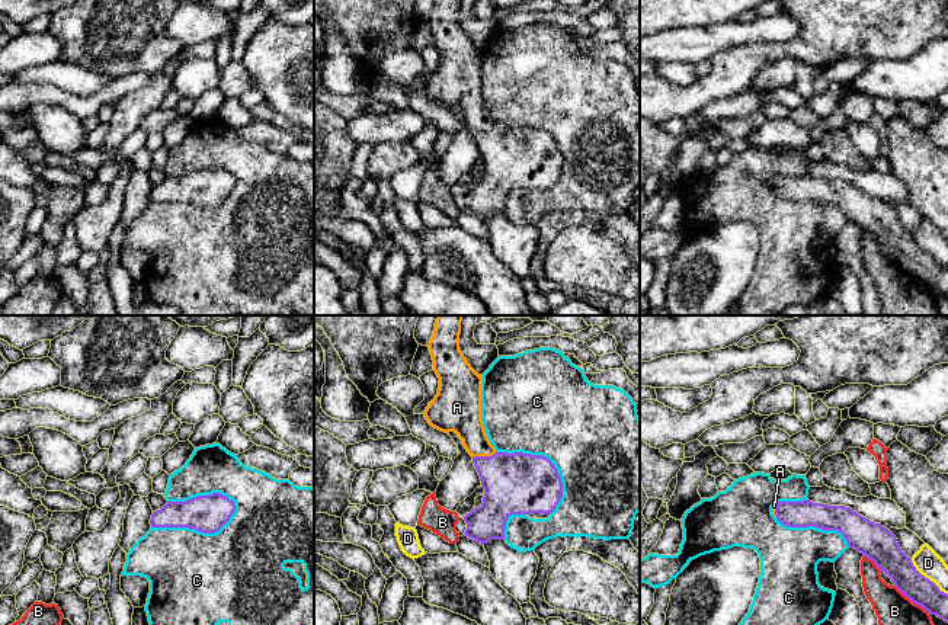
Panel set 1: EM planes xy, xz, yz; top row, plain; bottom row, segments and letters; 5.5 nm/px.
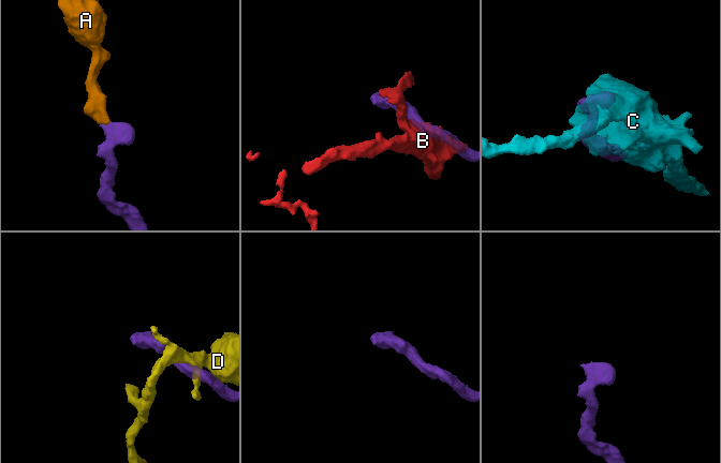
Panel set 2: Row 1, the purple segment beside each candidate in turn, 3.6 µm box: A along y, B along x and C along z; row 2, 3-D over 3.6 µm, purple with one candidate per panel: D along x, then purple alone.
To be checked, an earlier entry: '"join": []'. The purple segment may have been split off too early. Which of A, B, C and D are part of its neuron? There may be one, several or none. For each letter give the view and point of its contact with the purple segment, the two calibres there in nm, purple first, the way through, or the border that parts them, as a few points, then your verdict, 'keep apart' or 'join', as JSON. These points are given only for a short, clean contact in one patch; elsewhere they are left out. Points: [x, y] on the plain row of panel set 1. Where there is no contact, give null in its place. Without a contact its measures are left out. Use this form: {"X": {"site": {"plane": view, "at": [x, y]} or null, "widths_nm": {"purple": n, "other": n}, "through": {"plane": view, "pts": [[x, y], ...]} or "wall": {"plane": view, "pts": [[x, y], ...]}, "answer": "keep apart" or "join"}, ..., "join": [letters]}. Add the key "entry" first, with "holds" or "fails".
{"entry": "fails", "A": {"site": {"plane": "xz", "at": [484, 131]}, "widths_nm": {"purple": 340, "other": 190}, "through": {"plane": "xz", "pts": [[518, 157], [506, 153], [484, 131], [464, 92]]}, "answer": "join"}, "B": {"site": {"plane": "yz", "at": [913, 276]}, "widths_nm": {"purple": 160, "other": 300}, "answer": "keep apart"}, "C": {"site": {"plane": "xy", "at": [197, 204]}, "widths_nm": {"purple": 200, "other": 480}, "answer": "keep apart"}, "D": {"site": {"plane": "yz", "at": [925, 252]}, "widths_nm": {"purple": 160, "other": 150}, "answer": "keep apart"}, "join": ["A"]}

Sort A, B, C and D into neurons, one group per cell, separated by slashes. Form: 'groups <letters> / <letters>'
groups A / B / C / D

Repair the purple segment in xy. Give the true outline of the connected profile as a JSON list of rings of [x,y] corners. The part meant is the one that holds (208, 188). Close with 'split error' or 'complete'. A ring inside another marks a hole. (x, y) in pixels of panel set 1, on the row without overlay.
[[[212,167],[186,176],[167,176],[153,186],[151,202],[189,202],[204,208],[218,206],[233,190],[236,179],[228,172]]]; complete

